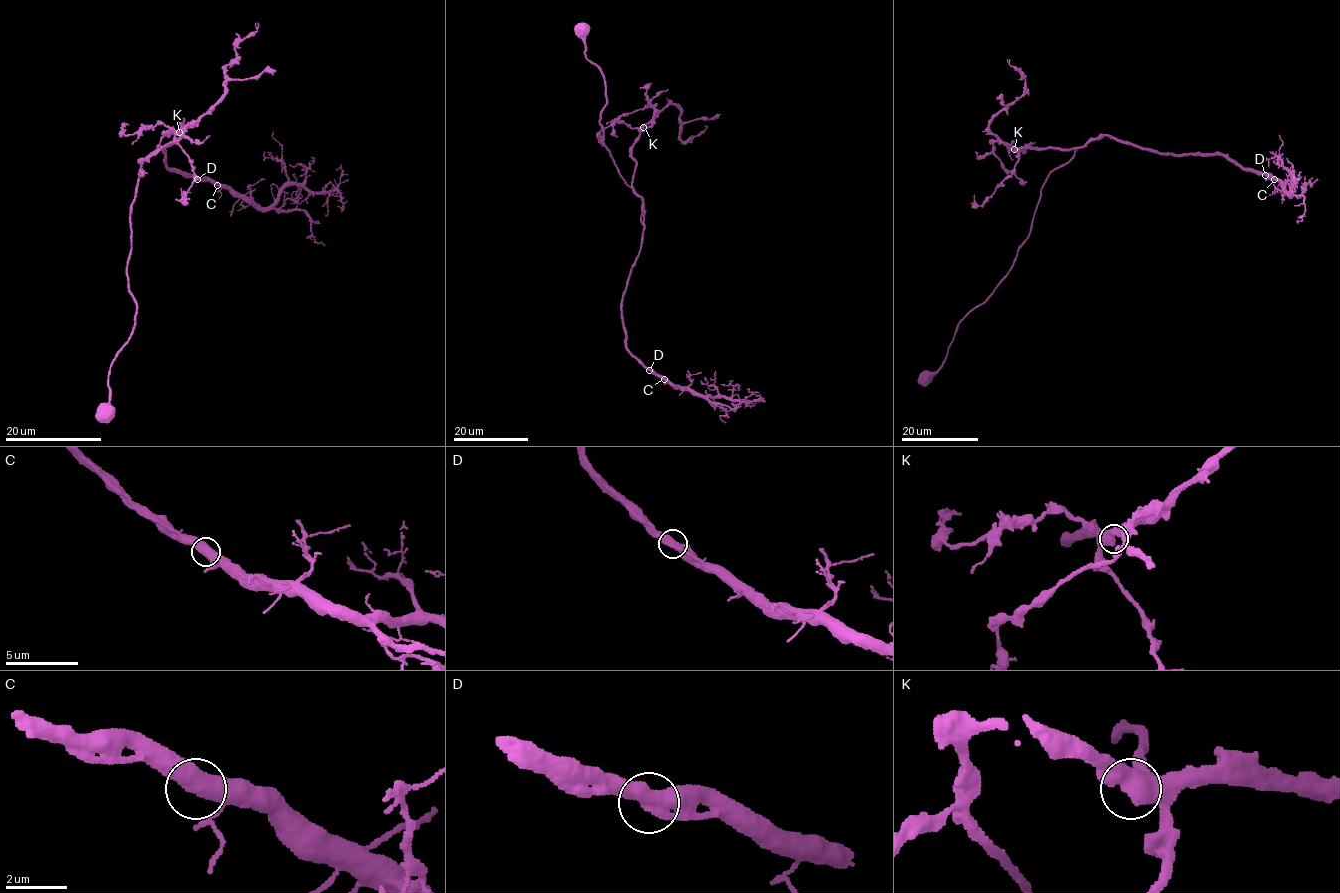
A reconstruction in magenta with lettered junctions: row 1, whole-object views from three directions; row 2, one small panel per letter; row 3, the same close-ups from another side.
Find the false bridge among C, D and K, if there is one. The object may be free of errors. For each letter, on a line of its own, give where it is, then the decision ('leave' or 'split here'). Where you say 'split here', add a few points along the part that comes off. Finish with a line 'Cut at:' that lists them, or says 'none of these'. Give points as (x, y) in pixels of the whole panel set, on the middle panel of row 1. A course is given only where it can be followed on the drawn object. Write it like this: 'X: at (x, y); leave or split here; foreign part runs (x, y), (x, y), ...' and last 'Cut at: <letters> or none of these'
C: at (664, 379); leave
D: at (649, 370); leave
K: at (643, 127); leave
Cut at: none of these

